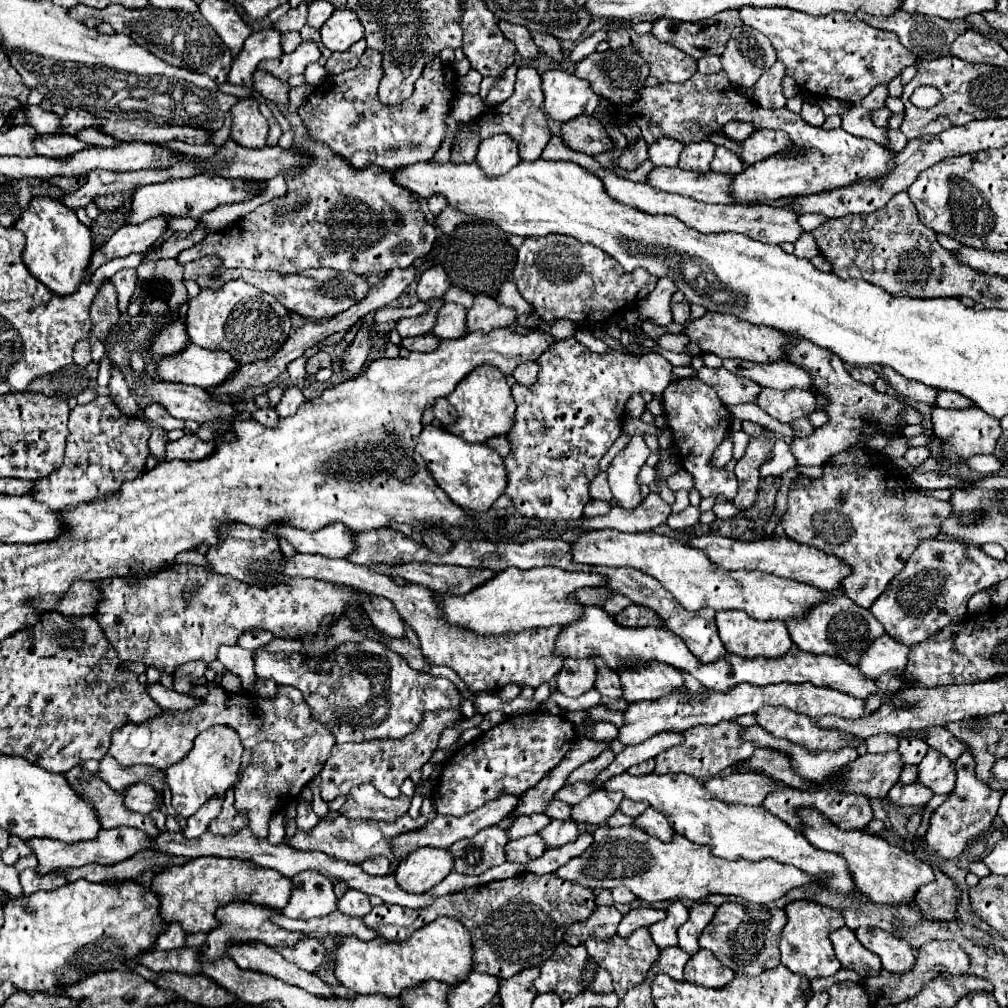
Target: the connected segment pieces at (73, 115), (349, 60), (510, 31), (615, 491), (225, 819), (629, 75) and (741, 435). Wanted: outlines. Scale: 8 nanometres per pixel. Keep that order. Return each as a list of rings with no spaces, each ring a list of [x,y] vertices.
[[[72,108],[72,110],[66,112],[64,118],[60,118],[60,124],[64,126],[64,132],[66,134],[76,134],[82,128],[88,128],[88,126],[98,124],[98,120],[94,118],[94,114],[86,112],[82,108]]]
[[[360,40],[360,42],[356,42],[352,48],[348,48],[346,52],[334,52],[334,54],[328,58],[326,66],[324,66],[326,72],[328,72],[328,74],[338,74],[338,72],[346,72],[346,70],[358,66],[358,62],[360,62],[364,50],[366,50],[366,40]]]
[[[500,20],[500,30],[502,34],[512,40],[512,44],[516,46],[518,54],[524,58],[524,60],[534,60],[538,56],[538,46],[534,44],[532,40],[532,34],[528,32],[528,28],[520,26],[520,24],[510,24],[510,22],[504,22]]]
[[[632,436],[630,444],[624,452],[620,452],[610,468],[608,468],[608,484],[612,490],[612,498],[622,508],[636,508],[642,502],[640,484],[636,480],[640,466],[650,456],[650,448],[646,446],[642,436]]]
[[[230,788],[230,792],[226,792],[224,796],[222,812],[210,822],[208,832],[226,836],[226,832],[240,832],[242,828],[246,828],[246,816],[234,808],[234,788]]]
[[[624,48],[620,52],[616,52],[616,50],[594,52],[586,58],[582,58],[582,62],[576,64],[574,74],[578,78],[588,80],[590,88],[598,96],[612,100],[612,104],[616,104],[616,106],[622,106],[622,104],[632,104],[638,98],[638,90],[644,86],[644,80],[648,76],[648,66],[634,48]]]
[[[738,430],[738,432],[732,432],[732,440],[734,440],[734,458],[740,460],[742,454],[744,454],[746,444],[748,444],[748,440],[750,440],[750,436],[748,436],[746,432]]]

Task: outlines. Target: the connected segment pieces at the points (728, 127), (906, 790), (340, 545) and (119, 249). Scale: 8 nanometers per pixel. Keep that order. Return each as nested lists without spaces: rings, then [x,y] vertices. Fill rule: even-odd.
[[[732,120],[732,122],[726,122],[722,126],[722,134],[730,136],[730,140],[740,140],[742,142],[752,132],[754,132],[752,124],[746,124],[746,122],[740,122],[740,120]]]
[[[896,784],[890,792],[888,792],[888,800],[892,806],[898,806],[898,808],[906,808],[906,806],[926,806],[930,802],[934,794],[930,792],[930,788],[922,786],[922,784],[908,784],[908,786],[902,786],[902,784]]]
[[[274,524],[270,528],[280,540],[290,542],[296,552],[322,554],[328,558],[346,558],[354,550],[352,530],[342,524],[330,524],[318,532],[306,532],[290,524]]]
[[[158,216],[158,218],[150,218],[142,224],[136,224],[136,226],[122,226],[114,232],[114,236],[98,246],[94,252],[92,252],[92,258],[90,258],[90,264],[86,268],[86,272],[94,272],[96,268],[100,268],[104,262],[112,260],[112,258],[118,258],[118,256],[128,256],[132,252],[146,252],[150,250],[164,234],[166,230],[166,220],[164,216]]]

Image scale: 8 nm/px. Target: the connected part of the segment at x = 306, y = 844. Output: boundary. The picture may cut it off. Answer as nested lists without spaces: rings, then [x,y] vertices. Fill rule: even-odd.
[[[408,814],[398,818],[396,822],[374,822],[374,820],[348,820],[344,816],[340,816],[338,820],[334,822],[322,822],[316,824],[310,832],[296,832],[296,836],[292,838],[290,846],[296,848],[296,850],[320,850],[320,852],[326,852],[330,856],[336,856],[340,860],[346,860],[346,862],[352,862],[352,864],[360,864],[362,860],[370,858],[370,856],[386,856],[392,866],[398,864],[398,860],[392,856],[392,850],[390,850],[390,840],[402,832],[410,832],[410,830],[416,830],[420,826],[426,824],[426,818],[420,816],[416,820],[412,820]]]

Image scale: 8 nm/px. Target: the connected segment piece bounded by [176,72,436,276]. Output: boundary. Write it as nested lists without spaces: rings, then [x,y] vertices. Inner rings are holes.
[[[256,72],[254,88],[264,98],[278,104],[278,110],[282,110],[296,132],[292,148],[310,156],[312,162],[302,174],[286,180],[288,194],[284,198],[258,206],[234,224],[212,232],[200,244],[182,250],[176,258],[180,264],[216,254],[222,258],[226,268],[274,270],[288,276],[306,268],[326,266],[336,270],[352,270],[364,276],[384,274],[394,268],[410,268],[414,260],[430,252],[432,242],[436,240],[436,230],[428,222],[422,224],[424,214],[420,212],[418,202],[412,200],[406,188],[398,188],[398,184],[390,180],[392,174],[376,166],[354,170],[328,146],[310,140],[298,114],[288,112],[288,84],[276,80],[274,76]],[[294,204],[306,206],[296,212]],[[278,208],[286,210],[286,214],[274,216]],[[394,216],[402,218],[402,224],[394,224]]]

